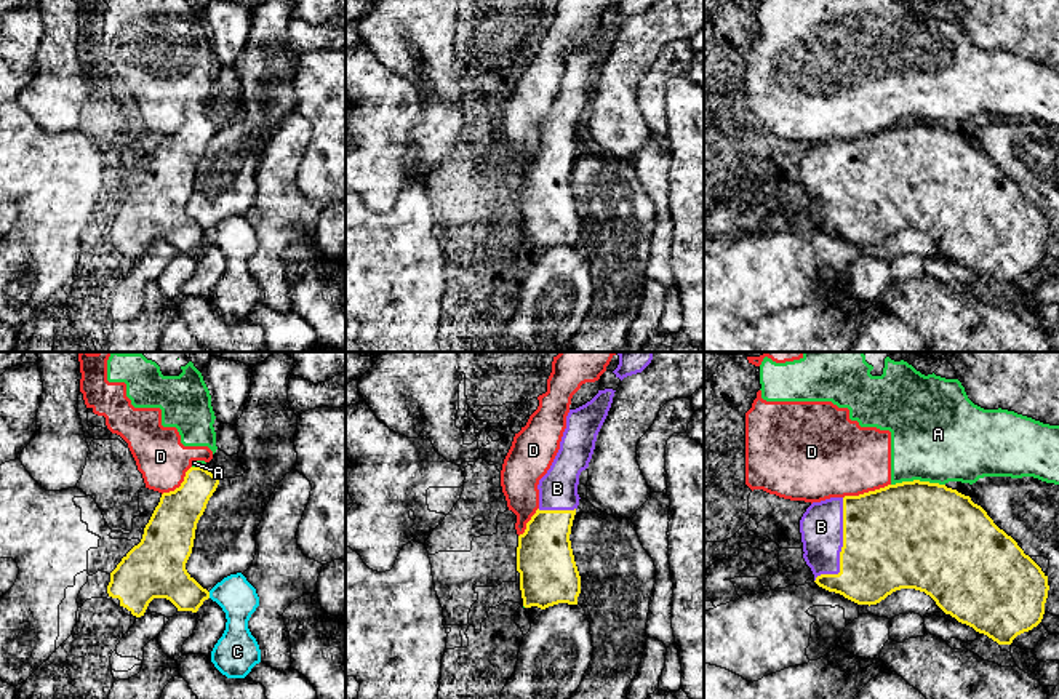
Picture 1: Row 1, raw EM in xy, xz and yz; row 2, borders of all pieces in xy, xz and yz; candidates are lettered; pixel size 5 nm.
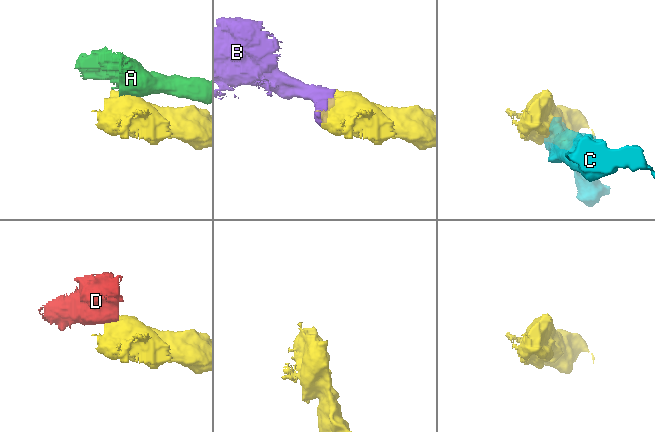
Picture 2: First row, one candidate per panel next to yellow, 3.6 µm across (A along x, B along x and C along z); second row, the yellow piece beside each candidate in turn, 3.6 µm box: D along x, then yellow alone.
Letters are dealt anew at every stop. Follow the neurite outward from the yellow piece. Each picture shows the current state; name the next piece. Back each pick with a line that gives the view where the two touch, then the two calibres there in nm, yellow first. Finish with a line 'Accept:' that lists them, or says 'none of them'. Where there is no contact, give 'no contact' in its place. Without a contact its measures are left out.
B: meets yellow in yz; 480 nm thick on the yellow side, 220 nm on the other
Accept: B

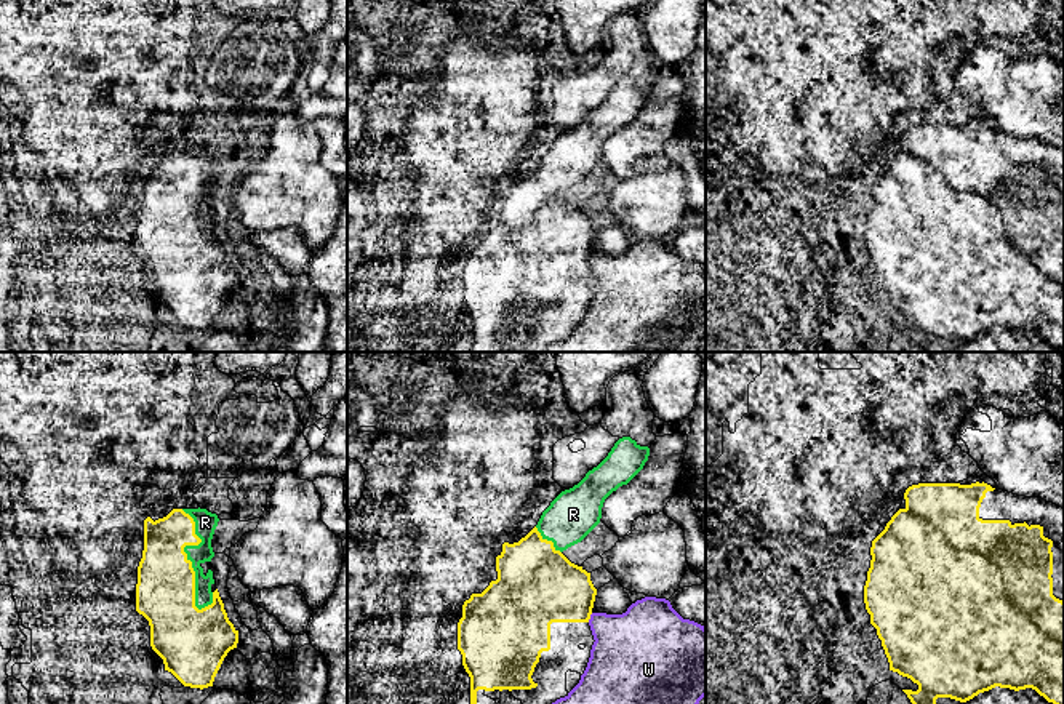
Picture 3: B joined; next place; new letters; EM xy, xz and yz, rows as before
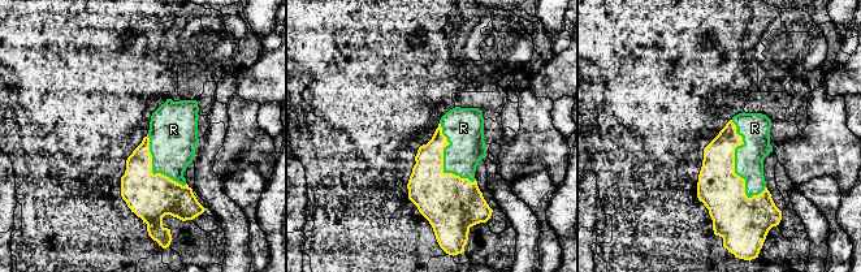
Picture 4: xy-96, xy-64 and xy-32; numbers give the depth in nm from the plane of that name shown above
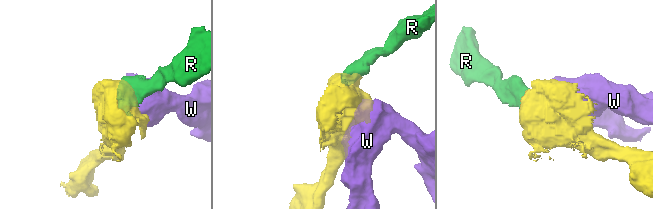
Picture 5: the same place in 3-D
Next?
R: meets yellow in xy; 300 nm thick on the yellow side, 110 nm on the other
Accept: R

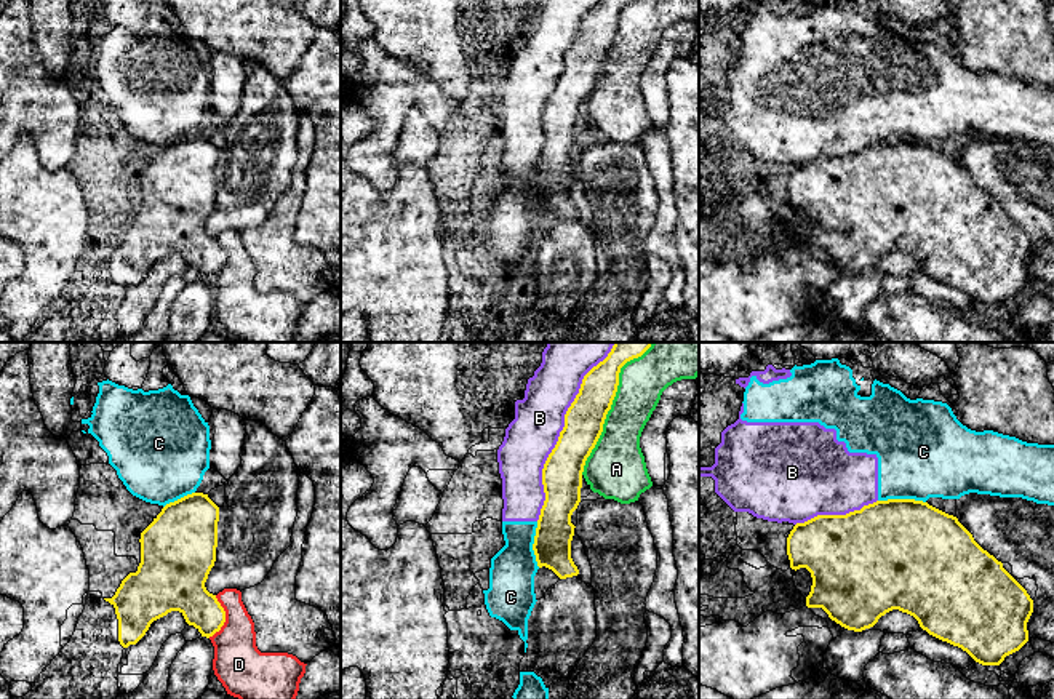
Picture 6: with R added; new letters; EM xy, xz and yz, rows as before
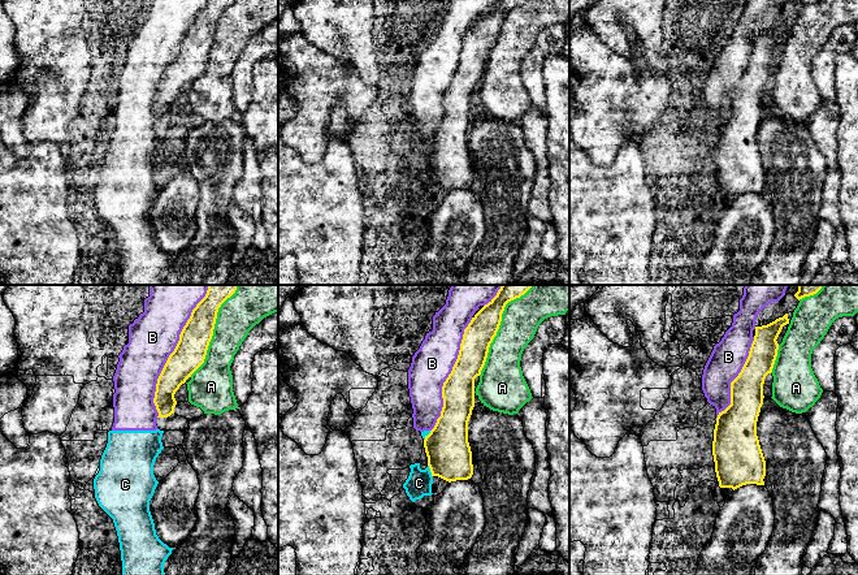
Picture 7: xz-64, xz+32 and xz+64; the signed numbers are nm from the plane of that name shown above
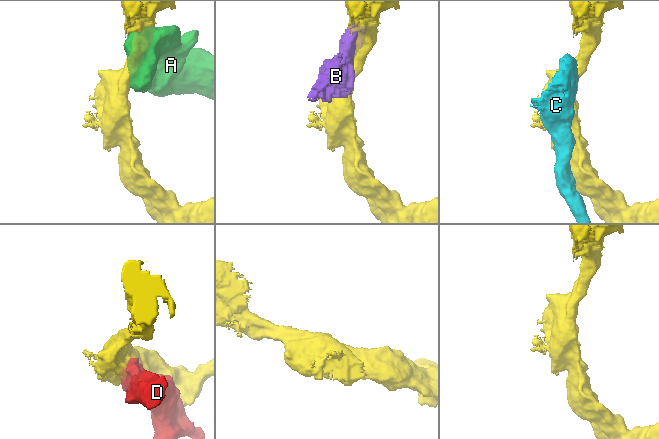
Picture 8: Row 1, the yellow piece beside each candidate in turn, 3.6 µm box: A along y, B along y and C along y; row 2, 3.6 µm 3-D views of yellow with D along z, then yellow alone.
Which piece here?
Accept: none of them

